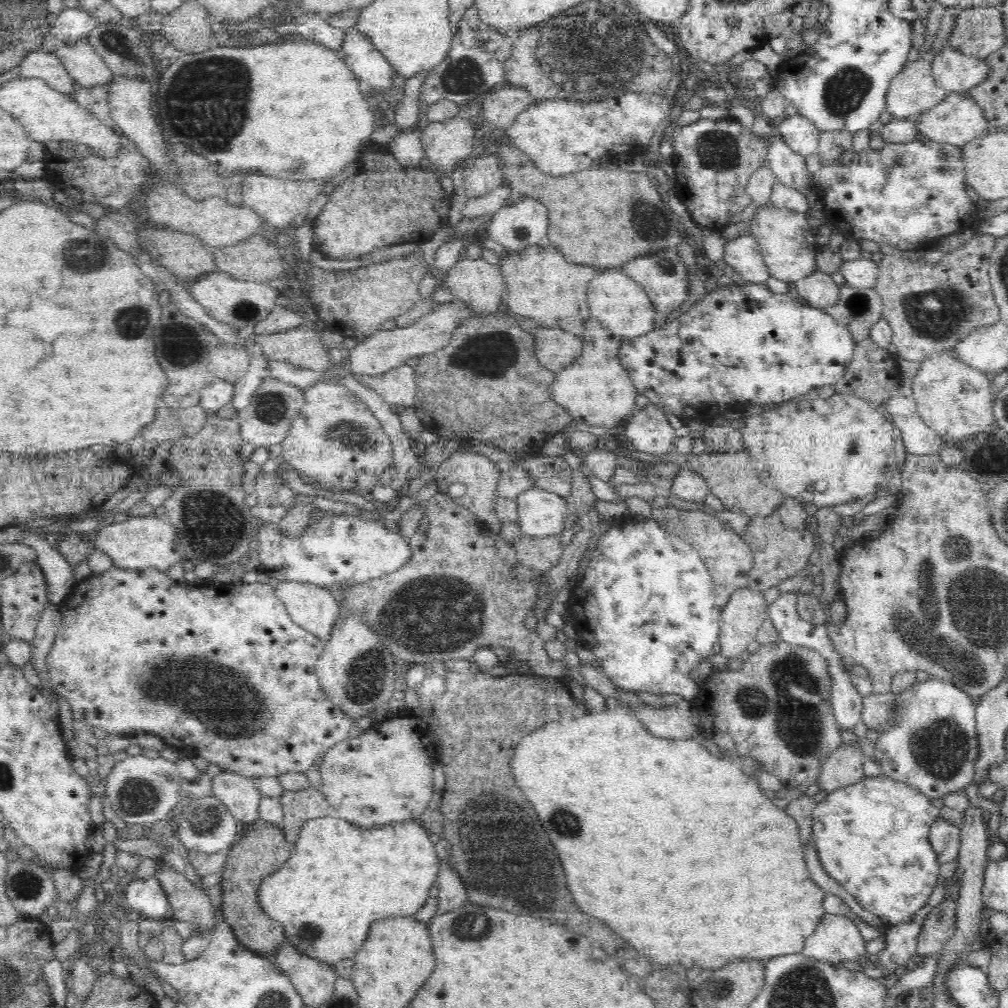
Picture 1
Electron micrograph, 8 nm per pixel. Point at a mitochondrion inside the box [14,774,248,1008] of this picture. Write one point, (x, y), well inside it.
(137, 797)

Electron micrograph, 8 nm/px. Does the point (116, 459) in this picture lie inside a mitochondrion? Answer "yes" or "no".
no

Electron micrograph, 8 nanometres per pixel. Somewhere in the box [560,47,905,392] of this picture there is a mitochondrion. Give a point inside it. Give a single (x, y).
(845, 90)

